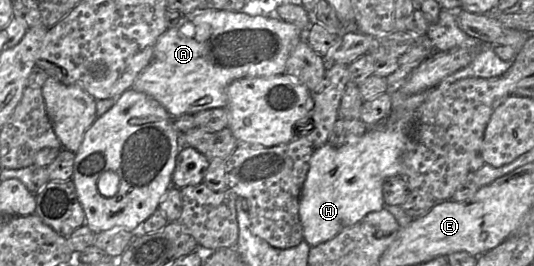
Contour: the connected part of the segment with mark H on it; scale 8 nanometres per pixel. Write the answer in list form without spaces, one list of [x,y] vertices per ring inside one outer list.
[[[413,117],[407,128],[404,124],[369,127],[362,136],[339,148],[326,143],[314,151],[299,204],[303,237],[310,246],[332,239],[368,213],[383,209],[383,183],[388,177],[401,176],[401,158],[411,135],[412,121]]]

